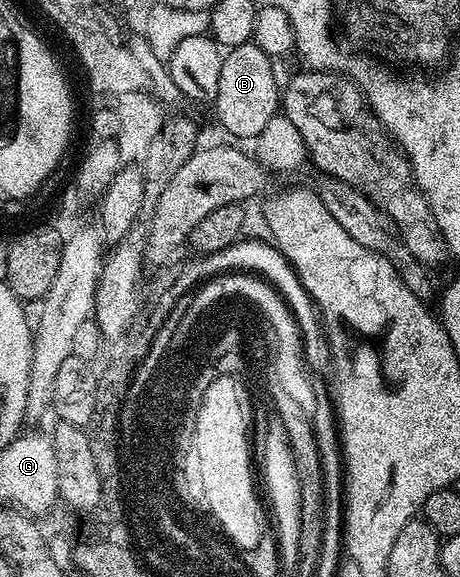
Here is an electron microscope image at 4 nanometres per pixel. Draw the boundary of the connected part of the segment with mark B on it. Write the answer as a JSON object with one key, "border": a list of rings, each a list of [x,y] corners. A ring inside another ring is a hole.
{"border":[[[247,41],[239,47],[228,49],[223,56],[221,64],[221,80],[217,84],[217,96],[213,103],[215,109],[214,116],[217,122],[232,134],[235,140],[250,140],[257,137],[265,124],[269,123],[275,115],[281,110],[281,86],[275,83],[275,70],[273,67],[273,59],[265,52],[261,52],[261,48],[257,48],[254,41]]]}

